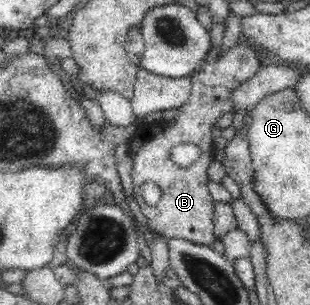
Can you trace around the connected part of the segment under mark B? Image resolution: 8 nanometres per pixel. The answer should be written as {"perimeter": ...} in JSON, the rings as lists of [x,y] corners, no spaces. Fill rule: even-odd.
{"perimeter":[[[239,40],[234,48],[231,48],[221,59],[213,59],[209,64],[203,66],[203,70],[199,70],[192,78],[191,93],[188,96],[187,102],[178,108],[178,113],[171,125],[164,123],[155,123],[147,128],[139,128],[137,134],[133,135],[131,141],[128,142],[129,155],[132,160],[132,183],[133,197],[139,204],[145,218],[149,220],[149,226],[157,235],[162,235],[167,238],[181,238],[193,242],[195,244],[203,244],[203,246],[211,247],[214,242],[221,240],[215,231],[213,231],[213,199],[209,195],[207,183],[210,182],[207,176],[207,169],[215,160],[213,153],[213,142],[211,138],[211,126],[217,123],[217,118],[231,112],[231,101],[229,94],[238,88],[243,82],[250,80],[262,67],[261,60],[256,51],[243,40]],[[182,143],[192,143],[200,146],[201,156],[190,167],[186,169],[179,168],[173,164],[169,157],[169,150],[173,146]],[[146,182],[153,182],[159,186],[161,195],[159,202],[154,206],[147,205],[141,192],[141,186]]]}

